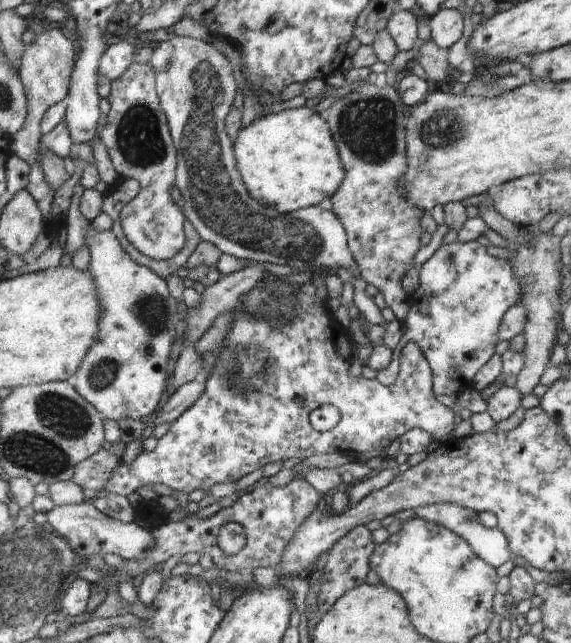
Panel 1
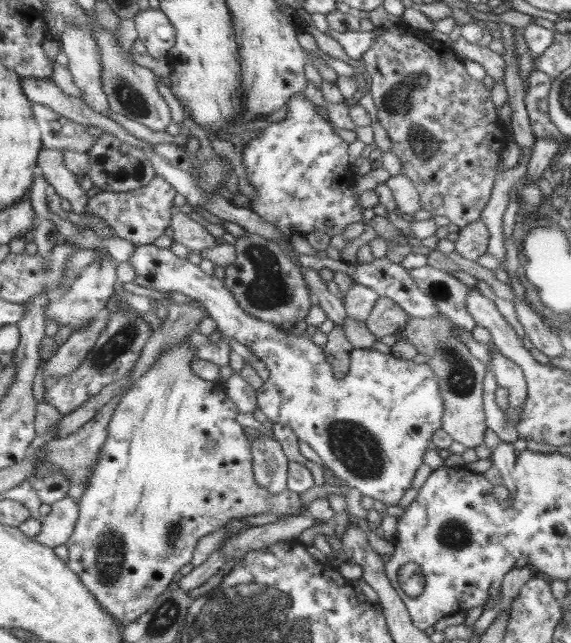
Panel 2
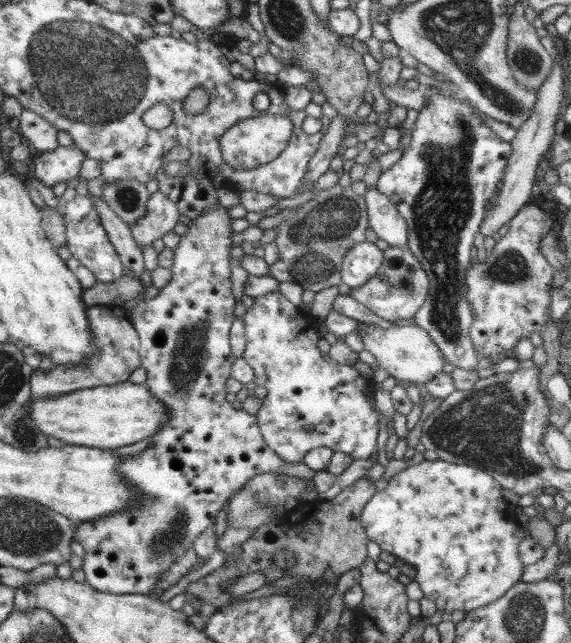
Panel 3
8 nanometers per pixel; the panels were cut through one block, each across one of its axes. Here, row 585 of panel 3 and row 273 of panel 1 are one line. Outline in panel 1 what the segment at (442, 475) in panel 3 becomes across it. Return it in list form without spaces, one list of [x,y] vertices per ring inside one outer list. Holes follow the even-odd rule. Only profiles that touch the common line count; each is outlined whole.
[[[477,241],[444,244],[434,252],[434,255],[420,265],[420,283],[414,293],[407,294],[410,306],[406,320],[404,335],[396,348],[392,349],[392,362],[384,370],[379,370],[377,379],[390,388],[398,378],[400,370],[400,355],[408,342],[416,342],[424,358],[426,358],[432,373],[434,394],[460,395],[466,390],[472,390],[476,372],[494,356],[498,340],[500,320],[508,308],[520,300],[522,288],[512,272],[508,259],[495,258]]]

